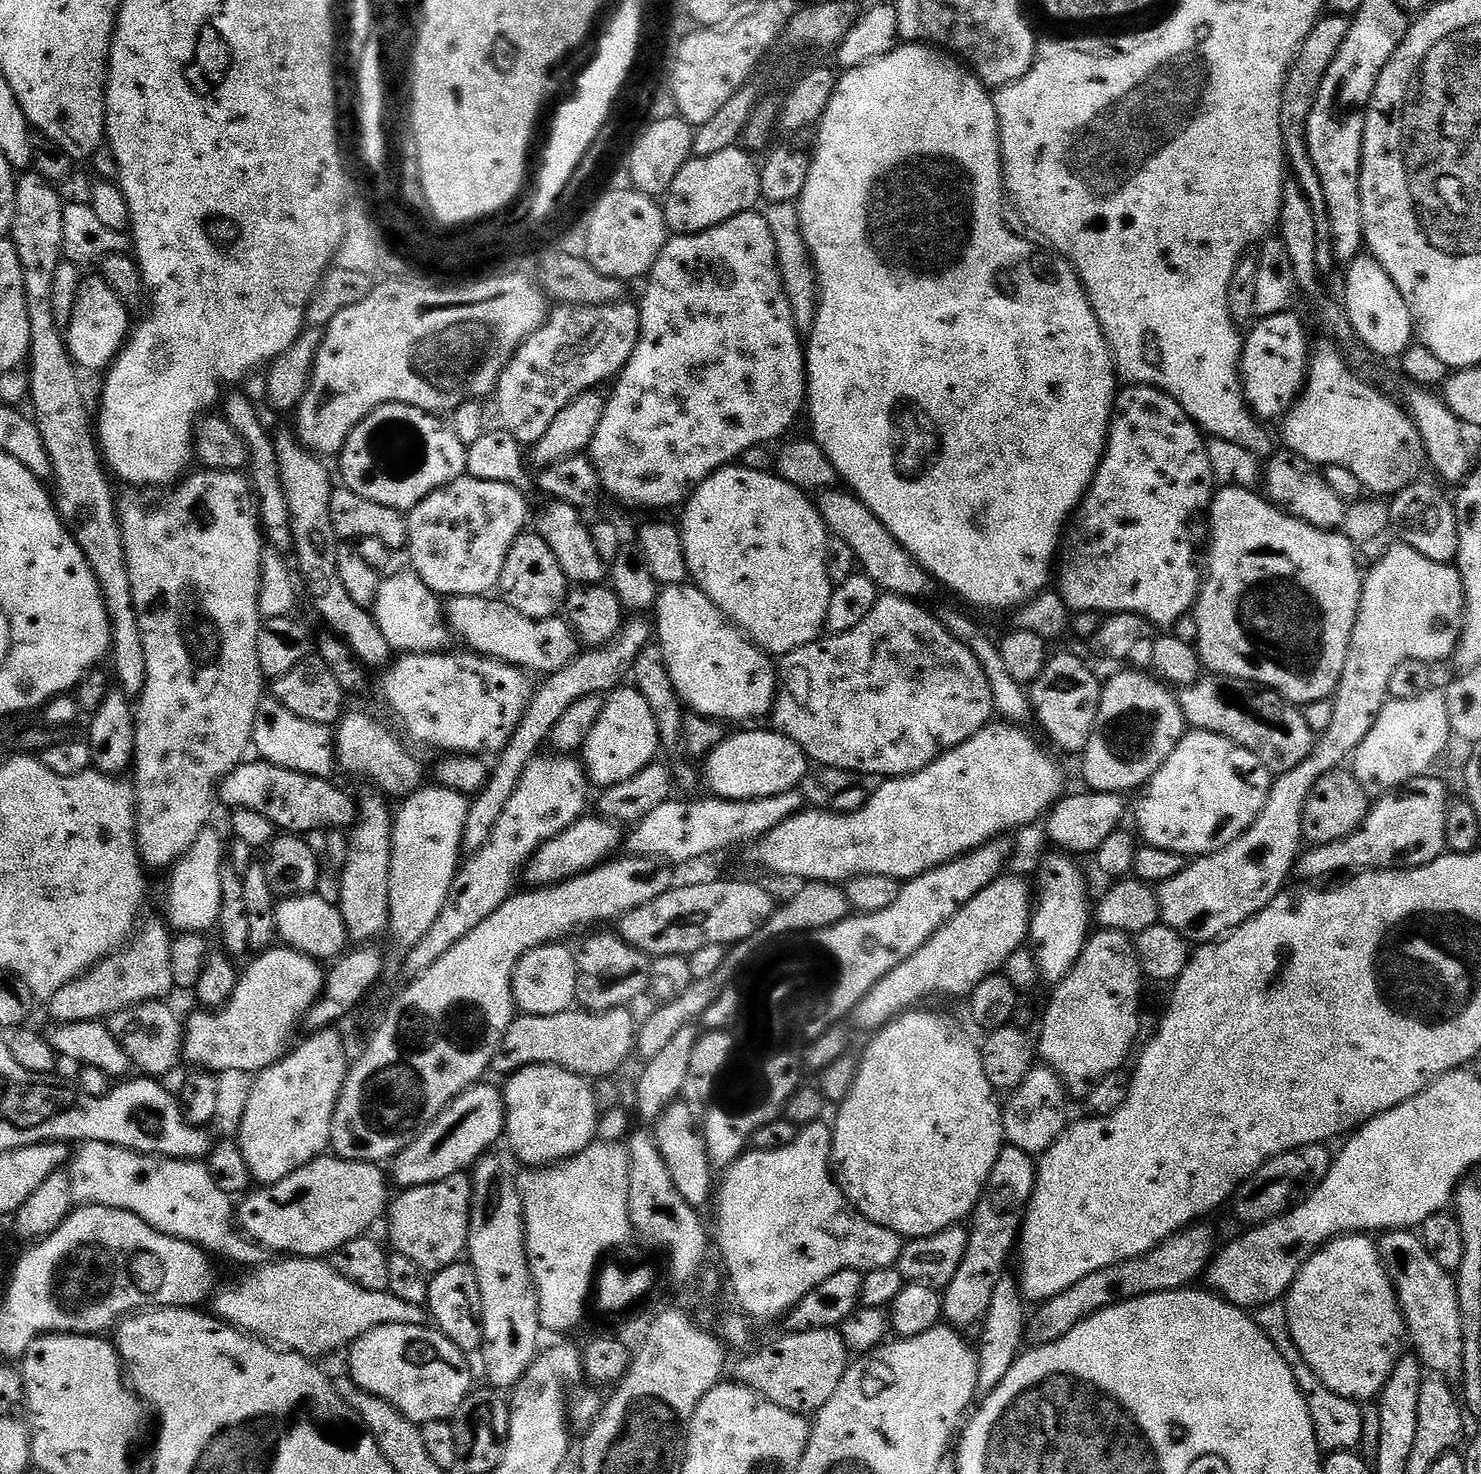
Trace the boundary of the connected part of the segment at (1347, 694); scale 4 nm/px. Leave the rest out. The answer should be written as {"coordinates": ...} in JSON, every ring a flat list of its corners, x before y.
{"coordinates":[[1397,546,1389,550,1389,553,1382,557,1377,562,1373,563,1368,568,1368,577,1363,577,1362,587,1358,592,1358,607,1356,609,1356,621,1352,624,1352,633,1348,636,1348,647,1342,657,1342,663,1338,668,1338,679,1334,684,1334,691,1330,697,1330,701,1333,706,1333,717,1330,720,1330,726,1328,728,1328,736,1323,733,1319,733,1324,738,1324,744,1314,744,1314,747,1305,755,1303,758,1308,761,1305,764,1302,760,1299,762,1304,766,1304,772,1321,772,1323,777,1327,777,1329,774,1335,773,1340,768,1339,764,1349,759,1352,752,1355,750,1359,743,1366,738,1369,731,1371,731,1374,717,1377,715,1376,712,1376,691,1381,691,1382,685,1385,683,1386,674,1391,672,1392,669,1407,665,1408,660,1440,660,1444,655,1449,655,1450,649,1454,644,1454,636,1448,633,1448,615,1452,612,1452,592,1448,589,1448,584,1444,581,1444,576,1439,567,1433,566,1429,561,1419,557,1415,552,1403,547]]}

